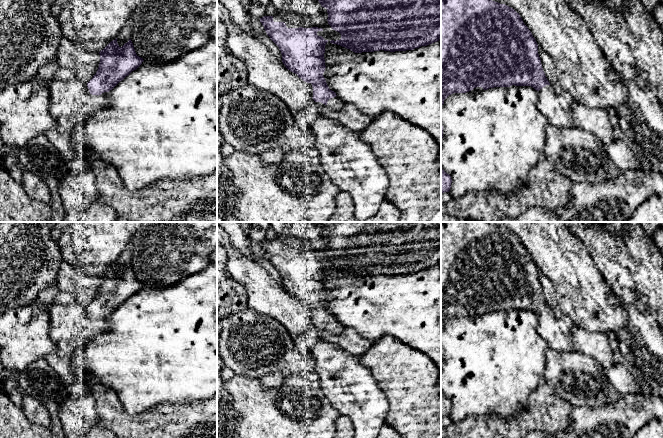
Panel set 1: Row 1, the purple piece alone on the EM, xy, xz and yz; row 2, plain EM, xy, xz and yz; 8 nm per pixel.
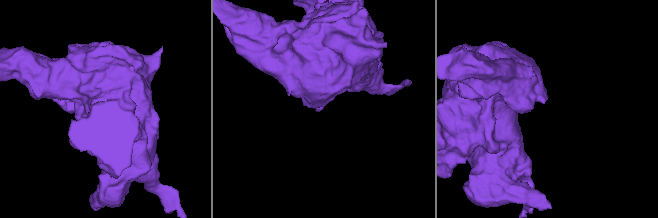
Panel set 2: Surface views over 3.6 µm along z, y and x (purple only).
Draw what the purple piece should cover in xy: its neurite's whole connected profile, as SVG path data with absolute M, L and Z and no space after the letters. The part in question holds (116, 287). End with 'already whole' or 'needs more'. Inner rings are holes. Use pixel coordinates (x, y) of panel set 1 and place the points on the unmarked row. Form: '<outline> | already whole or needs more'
M117 262L99 276L100 287L96 298L86 307L87 316L80 323L72 339L88 342L107 332L107 317L136 294L144 285L134 273L131 263L120 271Z | needs more

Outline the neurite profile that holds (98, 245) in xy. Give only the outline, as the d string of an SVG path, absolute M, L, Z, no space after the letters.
M71 222L68 235L78 256L79 268L90 276L100 276L115 264L141 222Z

